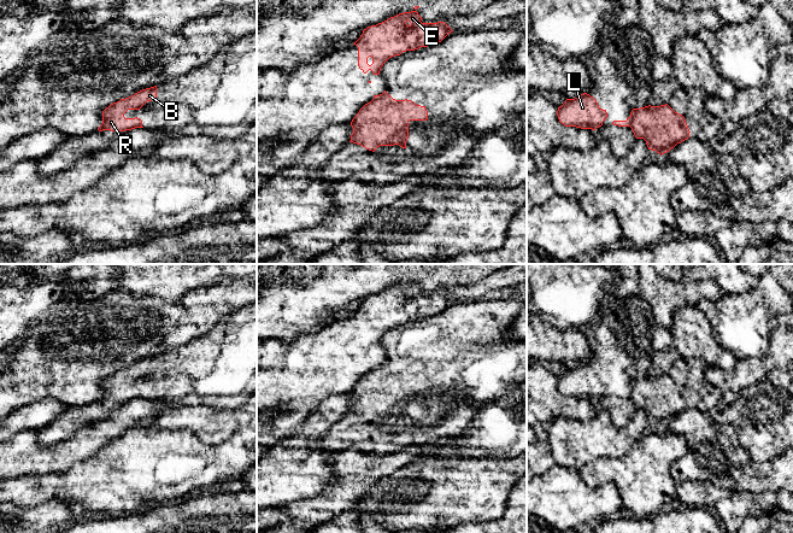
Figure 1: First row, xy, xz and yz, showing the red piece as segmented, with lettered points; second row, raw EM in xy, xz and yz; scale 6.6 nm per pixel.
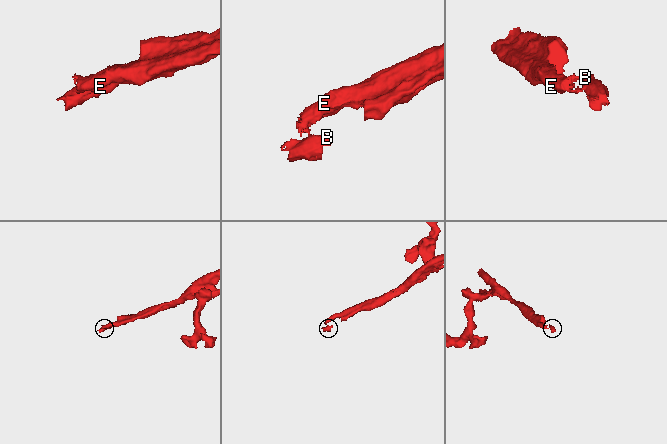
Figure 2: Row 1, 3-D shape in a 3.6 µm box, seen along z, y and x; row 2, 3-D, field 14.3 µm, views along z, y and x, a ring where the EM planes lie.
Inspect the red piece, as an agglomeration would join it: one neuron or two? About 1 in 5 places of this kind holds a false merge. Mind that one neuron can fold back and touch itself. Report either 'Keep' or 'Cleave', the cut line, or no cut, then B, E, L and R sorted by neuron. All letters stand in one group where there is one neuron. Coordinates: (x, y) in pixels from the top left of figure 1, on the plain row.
Cleave. Split along yz (629, 387), (630, 396). Groups: B R / E L

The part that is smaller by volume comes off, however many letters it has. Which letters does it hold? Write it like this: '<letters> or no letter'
B, R

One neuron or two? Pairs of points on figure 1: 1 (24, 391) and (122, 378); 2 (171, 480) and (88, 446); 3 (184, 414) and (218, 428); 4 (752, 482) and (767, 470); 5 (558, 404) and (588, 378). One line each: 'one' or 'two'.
1: two
2: two
3: one
4: one
5: two

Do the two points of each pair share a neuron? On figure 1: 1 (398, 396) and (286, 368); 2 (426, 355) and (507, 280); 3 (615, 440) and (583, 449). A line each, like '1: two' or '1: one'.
1: two
2: two
3: one

